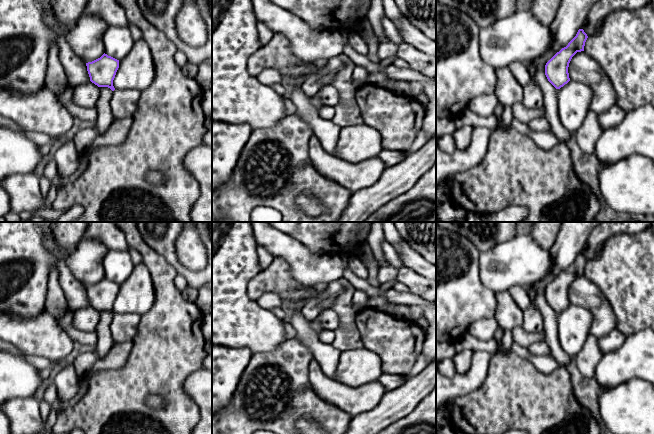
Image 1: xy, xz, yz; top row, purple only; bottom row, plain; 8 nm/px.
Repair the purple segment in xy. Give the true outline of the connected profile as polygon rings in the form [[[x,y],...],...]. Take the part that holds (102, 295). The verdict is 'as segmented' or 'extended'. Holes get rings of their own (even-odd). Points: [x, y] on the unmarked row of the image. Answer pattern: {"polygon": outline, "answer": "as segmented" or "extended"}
{"polygon": [[[104,277],[100,282],[86,287],[86,290],[92,307],[113,315],[110,332],[114,343],[132,342],[137,334],[140,316],[134,313],[114,312],[113,304],[119,292],[119,284]]], "answer": "extended"}

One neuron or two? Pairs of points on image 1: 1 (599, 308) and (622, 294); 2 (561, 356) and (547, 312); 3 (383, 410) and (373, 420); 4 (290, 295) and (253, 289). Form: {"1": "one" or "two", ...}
{"1": "two", "2": "one", "3": "one", "4": "one"}

